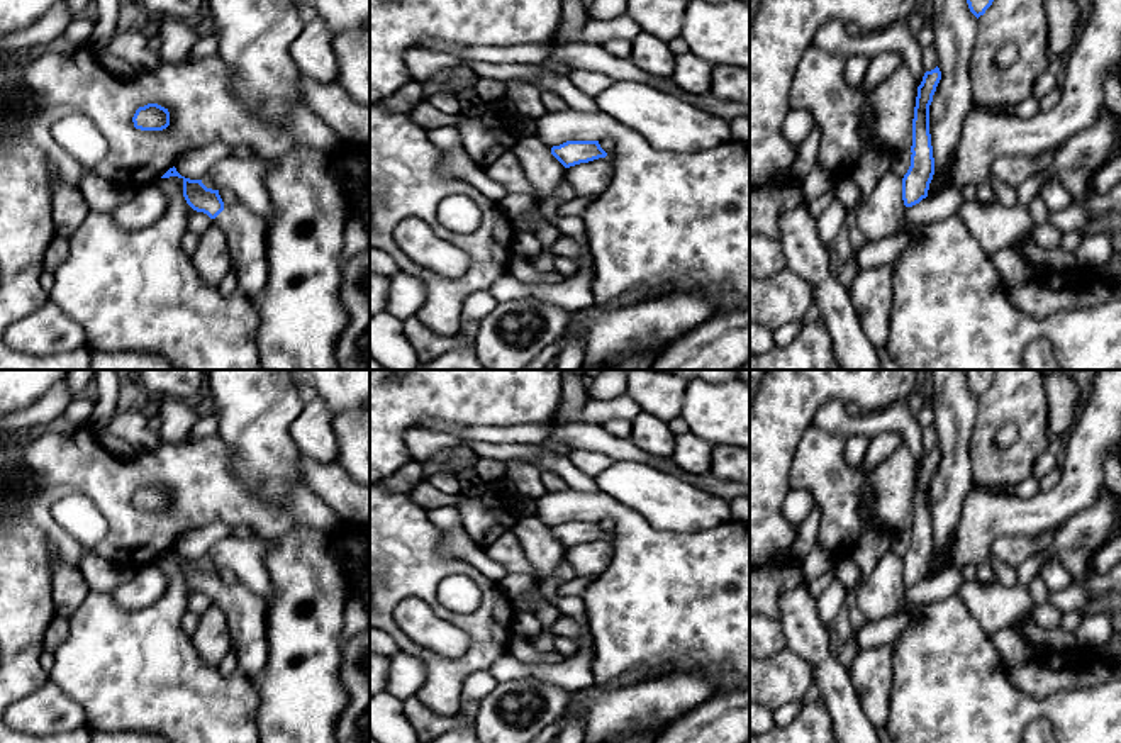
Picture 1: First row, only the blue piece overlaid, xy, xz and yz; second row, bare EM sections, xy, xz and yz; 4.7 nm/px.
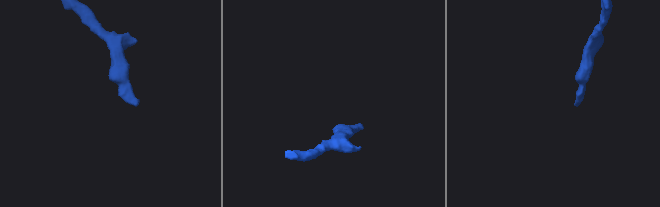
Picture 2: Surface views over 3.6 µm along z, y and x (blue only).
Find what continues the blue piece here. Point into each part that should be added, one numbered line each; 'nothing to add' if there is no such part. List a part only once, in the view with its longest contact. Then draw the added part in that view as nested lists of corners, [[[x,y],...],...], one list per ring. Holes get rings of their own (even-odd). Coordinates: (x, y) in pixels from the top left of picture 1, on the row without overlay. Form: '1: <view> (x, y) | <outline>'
1: xy (245, 611) | [[[241,582],[224,585],[214,599],[229,626],[231,650],[237,660],[237,670],[248,679],[259,680],[266,665],[266,611],[268,601]]]

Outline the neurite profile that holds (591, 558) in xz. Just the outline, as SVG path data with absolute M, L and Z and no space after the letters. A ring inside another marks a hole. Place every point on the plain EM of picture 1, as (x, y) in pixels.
M607 538L566 548L566 558L577 577L599 577L614 558L614 545Z

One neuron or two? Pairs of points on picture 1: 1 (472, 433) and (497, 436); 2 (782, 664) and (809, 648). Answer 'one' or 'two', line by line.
1: one
2: two

